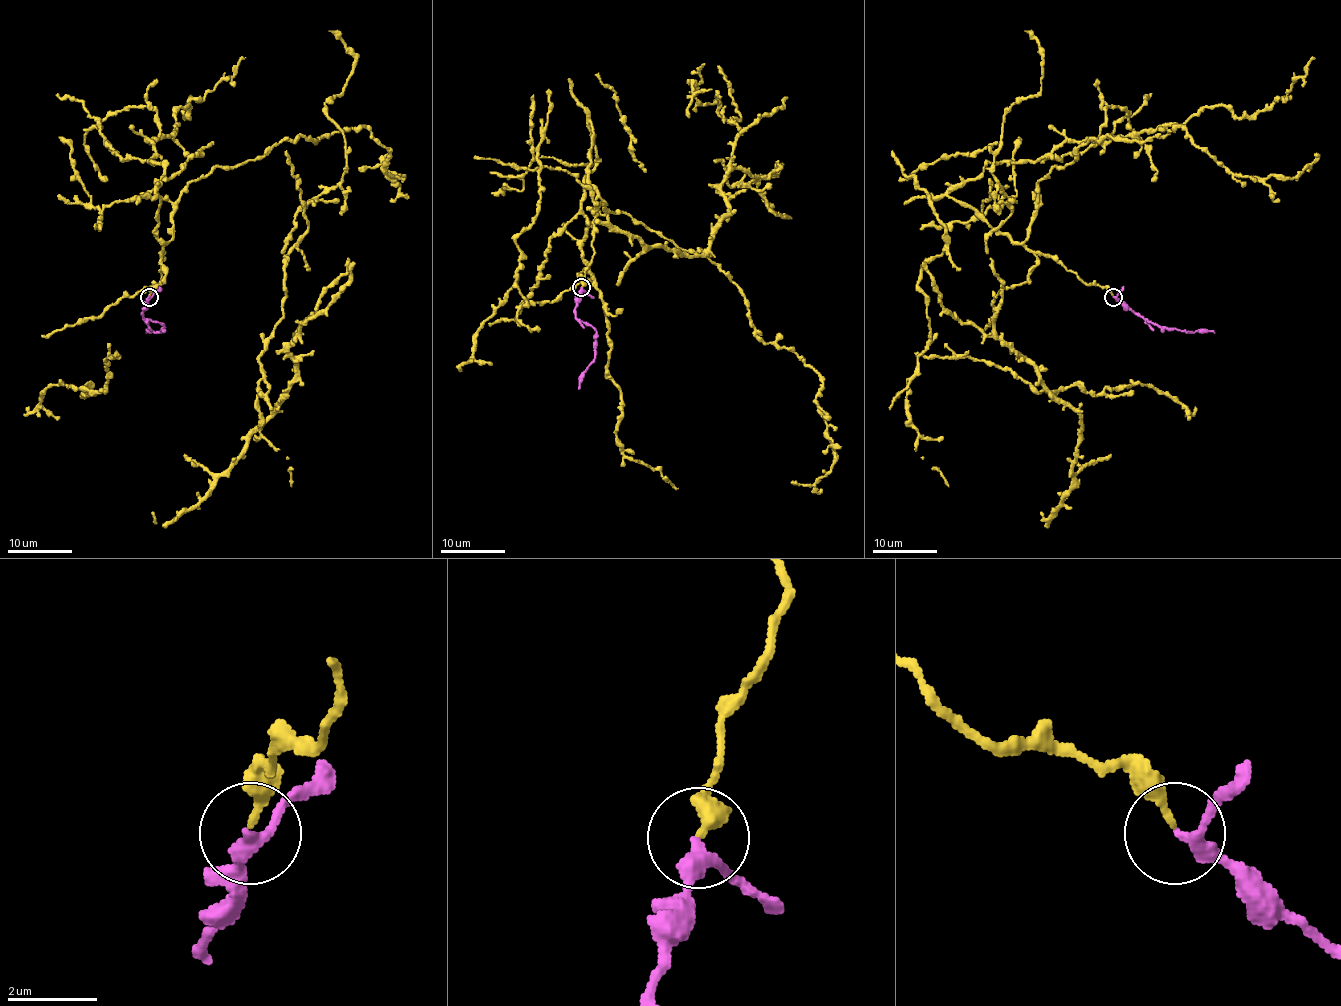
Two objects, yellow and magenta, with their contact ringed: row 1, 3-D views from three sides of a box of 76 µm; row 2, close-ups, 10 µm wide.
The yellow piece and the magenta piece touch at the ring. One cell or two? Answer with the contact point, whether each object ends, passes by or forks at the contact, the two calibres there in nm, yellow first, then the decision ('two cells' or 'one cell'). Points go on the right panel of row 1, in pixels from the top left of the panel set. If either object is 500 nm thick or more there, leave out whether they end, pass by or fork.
place (1113, 297); yellow ends; magenta passes by; calibres 200 and 260 nm; one cell

